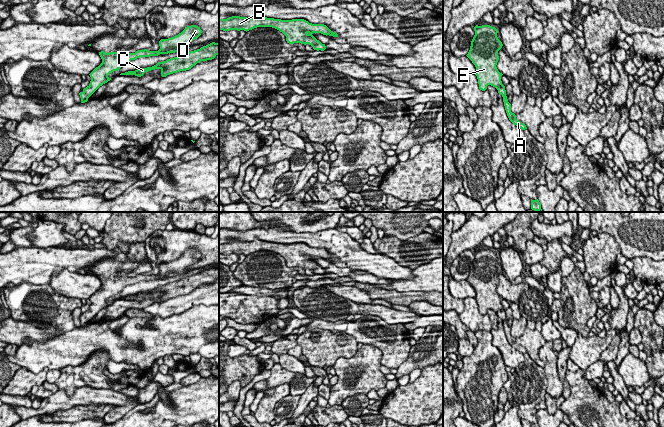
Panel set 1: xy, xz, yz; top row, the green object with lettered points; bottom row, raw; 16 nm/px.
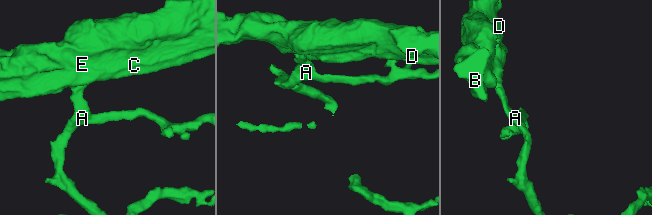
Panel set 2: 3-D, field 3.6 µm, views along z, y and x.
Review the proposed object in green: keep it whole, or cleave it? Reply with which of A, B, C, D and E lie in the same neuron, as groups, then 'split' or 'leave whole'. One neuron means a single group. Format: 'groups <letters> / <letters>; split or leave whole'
groups A B C D E; leave whole

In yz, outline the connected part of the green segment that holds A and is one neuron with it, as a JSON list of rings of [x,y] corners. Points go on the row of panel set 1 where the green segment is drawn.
[[[476,25],[475,35],[471,41],[471,46],[466,55],[476,67],[479,89],[485,91],[488,85],[495,87],[502,95],[505,110],[509,120],[522,130],[527,129],[524,123],[516,119],[516,115],[511,112],[511,104],[506,96],[505,86],[502,84],[500,73],[496,67],[499,60],[498,51],[503,44],[498,39],[498,30],[490,25]]]

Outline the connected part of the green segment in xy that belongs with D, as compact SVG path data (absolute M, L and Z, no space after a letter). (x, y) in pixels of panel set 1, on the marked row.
M196 25L187 26L178 35L161 39L159 41L160 49L158 51L149 51L147 49L138 50L135 53L128 52L99 52L102 63L96 67L89 75L91 77L90 84L79 93L81 103L88 101L88 98L103 84L111 80L108 75L119 70L126 62L135 60L140 57L158 56L160 54L170 54L188 50L189 42L197 39L202 33L200 27Z

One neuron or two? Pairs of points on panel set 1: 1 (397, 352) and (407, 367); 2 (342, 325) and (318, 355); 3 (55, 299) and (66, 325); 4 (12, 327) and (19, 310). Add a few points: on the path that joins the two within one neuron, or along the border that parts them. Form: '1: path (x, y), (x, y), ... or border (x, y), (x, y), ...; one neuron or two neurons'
1: border (411, 346), (409, 355), (396, 368); two neurons
2: border (322, 329), (332, 332), (346, 332), (357, 343); two neurons
3: path (55, 305), (55, 311), (61, 319); one neuron
4: border (10, 317), (15, 320), (24, 320), (37, 326); two neurons

